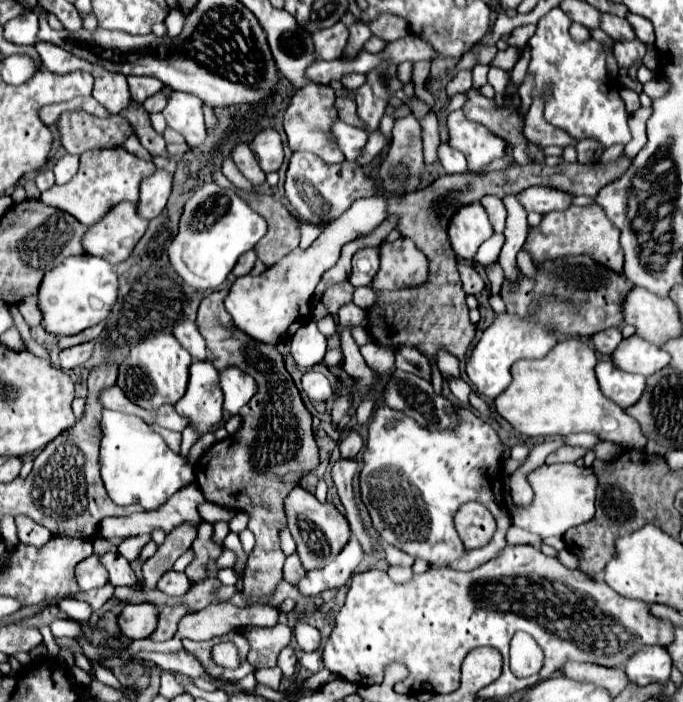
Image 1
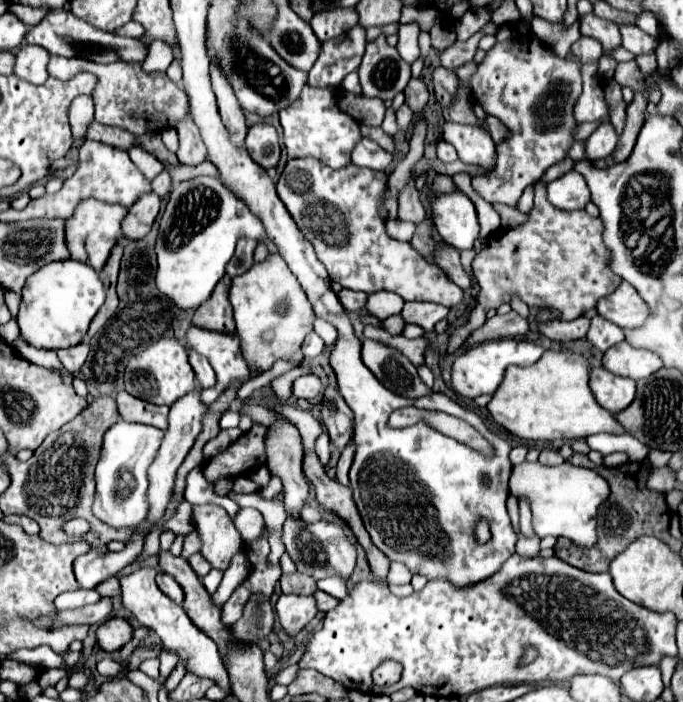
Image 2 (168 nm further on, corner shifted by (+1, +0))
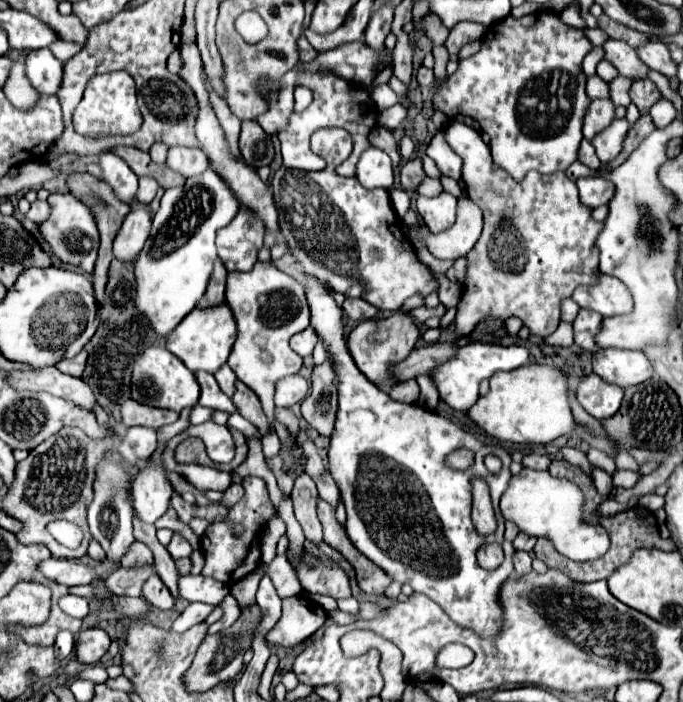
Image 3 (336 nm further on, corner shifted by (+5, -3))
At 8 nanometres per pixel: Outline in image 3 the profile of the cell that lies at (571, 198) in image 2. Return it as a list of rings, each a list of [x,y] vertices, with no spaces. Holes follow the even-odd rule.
[[[593,176],[593,178],[579,178],[577,180],[577,188],[579,188],[579,198],[583,202],[583,206],[587,208],[597,208],[603,206],[611,200],[613,196],[613,186],[611,182],[607,182],[601,176]]]

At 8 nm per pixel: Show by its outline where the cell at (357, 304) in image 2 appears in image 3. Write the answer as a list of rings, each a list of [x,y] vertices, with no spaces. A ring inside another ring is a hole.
[[[347,298],[345,304],[343,304],[343,310],[351,320],[357,320],[357,322],[369,320],[369,318],[377,316],[377,312],[379,312],[375,306],[371,306],[369,302],[363,302],[359,298]]]

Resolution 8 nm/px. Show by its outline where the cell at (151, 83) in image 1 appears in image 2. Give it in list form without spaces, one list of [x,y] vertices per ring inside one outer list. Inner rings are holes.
[[[157,41],[147,51],[145,67],[147,67],[147,71],[167,71],[167,67],[169,67],[171,61],[173,61],[171,47],[167,47],[167,43]]]

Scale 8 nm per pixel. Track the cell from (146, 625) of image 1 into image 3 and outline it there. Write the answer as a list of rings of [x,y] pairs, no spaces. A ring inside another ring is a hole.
[[[89,628],[79,632],[79,642],[77,642],[77,660],[83,664],[97,664],[101,656],[109,650],[111,638],[105,630],[101,628]]]

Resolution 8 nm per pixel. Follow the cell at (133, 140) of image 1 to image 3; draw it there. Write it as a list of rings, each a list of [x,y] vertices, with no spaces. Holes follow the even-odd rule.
[[[141,176],[141,178],[139,178],[137,200],[143,202],[143,204],[149,204],[149,202],[155,198],[157,188],[159,188],[159,184],[155,182],[155,178],[151,178],[151,176]]]

